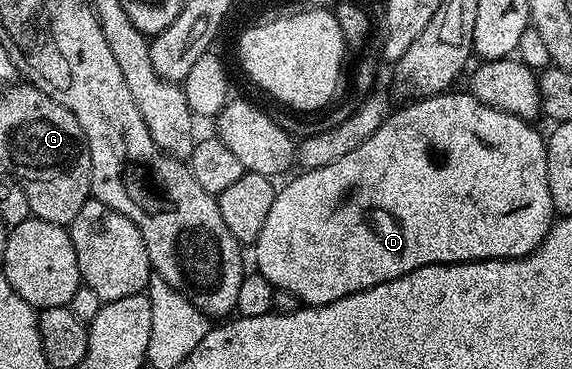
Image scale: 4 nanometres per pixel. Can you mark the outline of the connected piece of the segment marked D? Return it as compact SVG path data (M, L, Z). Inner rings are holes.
M448 90L438 96L424 96L416 99L415 104L407 104L403 109L392 111L383 125L357 150L345 154L337 162L320 168L308 168L300 171L300 176L292 175L287 185L280 187L275 193L273 207L265 217L265 226L261 226L261 234L255 239L254 267L276 288L284 288L299 296L304 305L332 304L349 294L357 294L377 286L381 282L389 282L393 278L401 278L405 274L417 271L421 266L430 264L464 264L470 260L515 260L518 256L527 256L539 247L539 243L551 229L553 217L556 215L553 198L549 194L549 174L547 173L547 145L544 133L539 133L534 123L517 118L508 112L485 106L470 91L455 92Z

